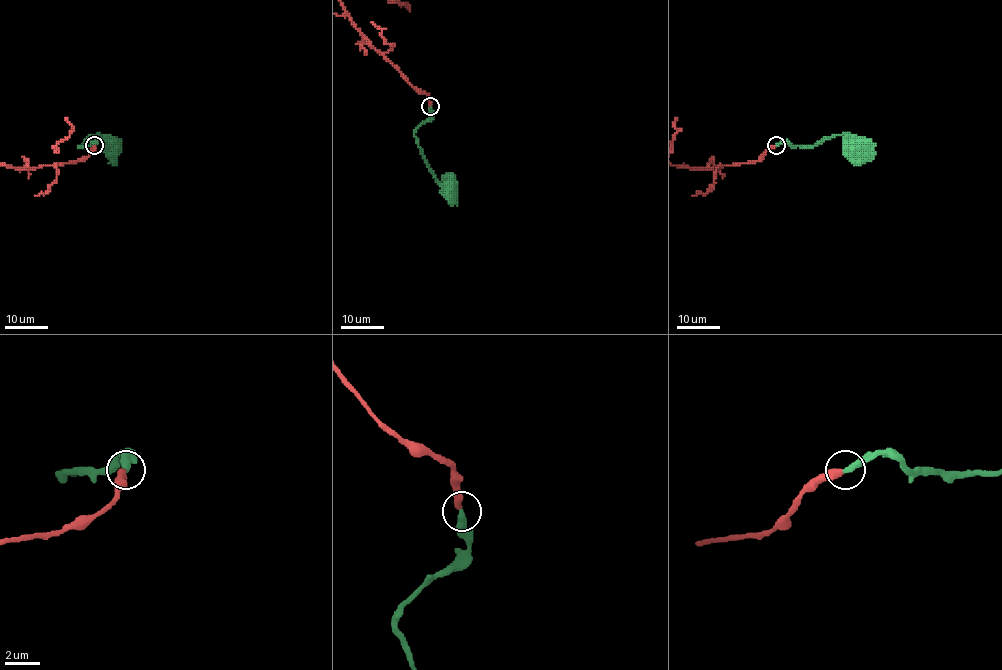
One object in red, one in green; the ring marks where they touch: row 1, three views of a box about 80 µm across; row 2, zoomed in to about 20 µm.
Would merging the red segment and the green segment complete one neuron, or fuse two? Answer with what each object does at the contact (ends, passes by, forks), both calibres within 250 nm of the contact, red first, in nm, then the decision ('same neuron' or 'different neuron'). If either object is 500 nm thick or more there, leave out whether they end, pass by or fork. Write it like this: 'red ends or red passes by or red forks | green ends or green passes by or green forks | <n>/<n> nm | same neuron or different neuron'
red ends | green ends | 440/400 nm | same neuron

